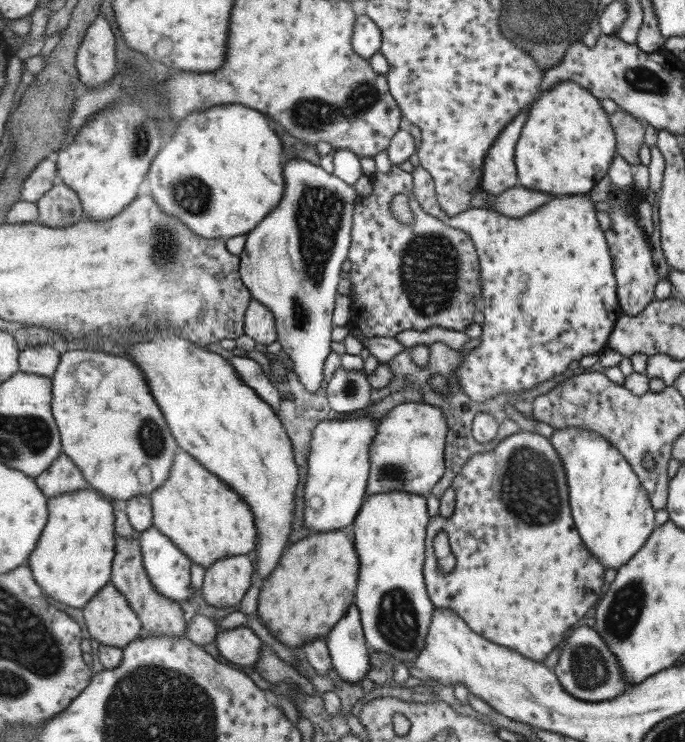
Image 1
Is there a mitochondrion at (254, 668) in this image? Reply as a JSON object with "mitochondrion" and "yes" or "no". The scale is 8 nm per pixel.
{"mitochondrion":"no"}

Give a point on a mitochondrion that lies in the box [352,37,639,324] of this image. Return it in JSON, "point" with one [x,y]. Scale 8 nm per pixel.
{"point":[431,270]}

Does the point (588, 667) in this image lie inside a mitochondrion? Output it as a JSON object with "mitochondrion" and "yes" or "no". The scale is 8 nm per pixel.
{"mitochondrion":"yes"}

